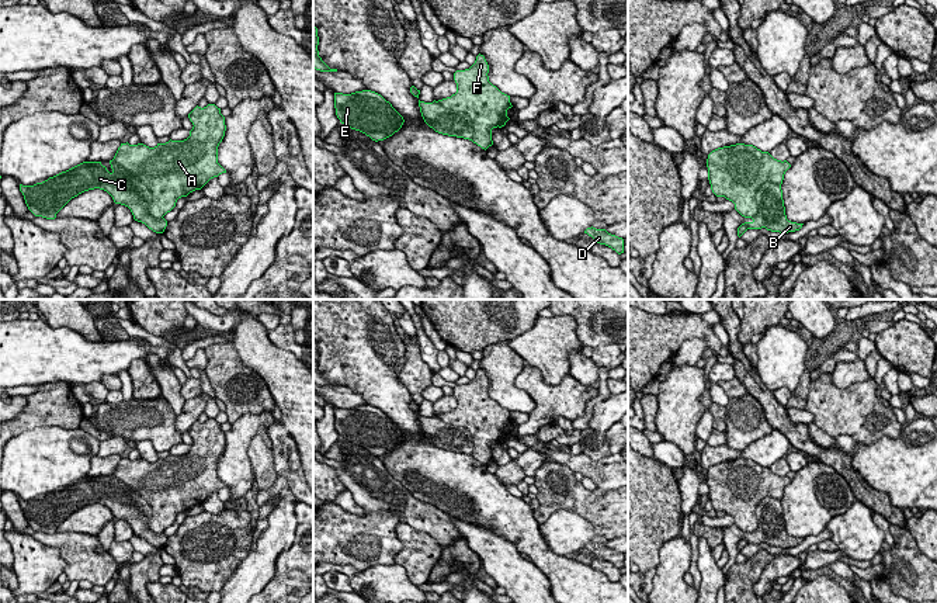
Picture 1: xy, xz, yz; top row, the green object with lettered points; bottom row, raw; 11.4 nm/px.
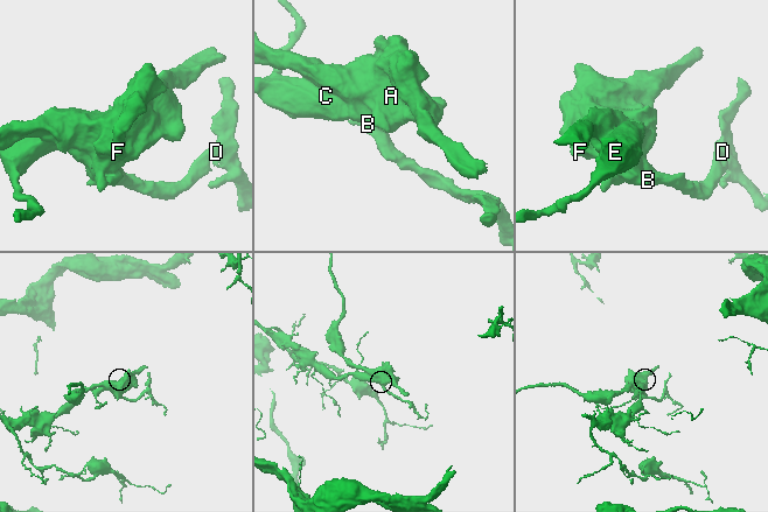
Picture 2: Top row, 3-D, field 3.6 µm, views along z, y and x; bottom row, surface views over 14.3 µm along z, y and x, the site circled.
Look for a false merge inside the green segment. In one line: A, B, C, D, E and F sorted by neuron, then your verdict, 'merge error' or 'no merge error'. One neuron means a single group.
A F / B C D E | merge error

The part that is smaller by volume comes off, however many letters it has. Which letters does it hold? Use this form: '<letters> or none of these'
A, F

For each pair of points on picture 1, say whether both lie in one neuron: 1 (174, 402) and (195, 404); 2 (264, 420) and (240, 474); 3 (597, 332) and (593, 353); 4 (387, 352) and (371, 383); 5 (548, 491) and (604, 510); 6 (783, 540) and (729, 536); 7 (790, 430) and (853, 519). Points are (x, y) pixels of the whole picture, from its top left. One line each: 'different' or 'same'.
1: different
2: same
3: different
4: same
5: same
6: same
7: different

